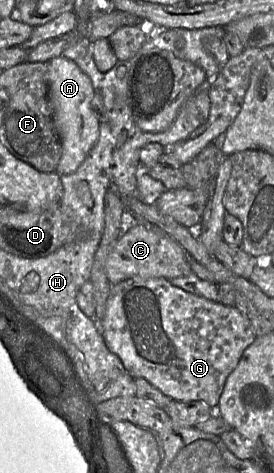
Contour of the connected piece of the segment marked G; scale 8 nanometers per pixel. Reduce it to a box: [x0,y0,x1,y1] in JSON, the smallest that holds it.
[99,277,256,407]

